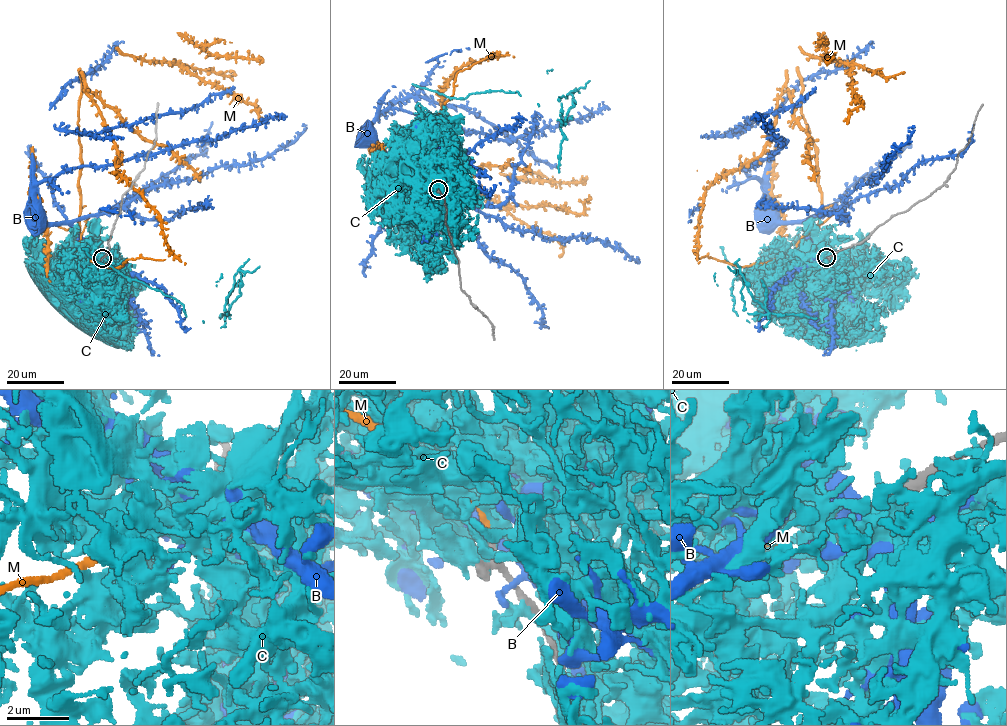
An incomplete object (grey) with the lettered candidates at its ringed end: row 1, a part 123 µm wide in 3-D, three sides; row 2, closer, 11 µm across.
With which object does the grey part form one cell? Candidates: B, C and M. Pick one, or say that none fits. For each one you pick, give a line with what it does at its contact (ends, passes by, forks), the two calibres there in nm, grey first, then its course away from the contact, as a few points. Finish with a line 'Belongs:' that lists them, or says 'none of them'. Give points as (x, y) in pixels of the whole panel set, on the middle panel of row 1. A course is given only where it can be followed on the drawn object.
M: It ends there. Thickness 170 nm (grey) against 140 nm
Belongs: M

